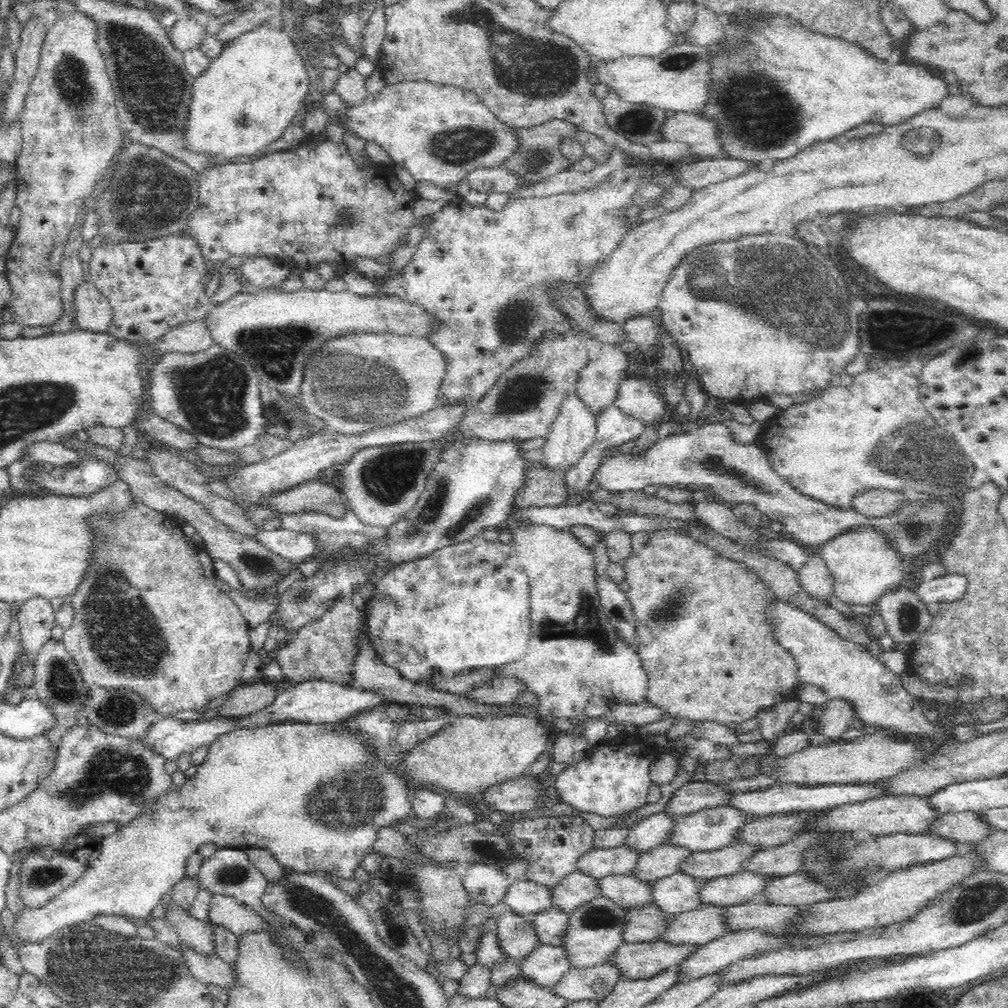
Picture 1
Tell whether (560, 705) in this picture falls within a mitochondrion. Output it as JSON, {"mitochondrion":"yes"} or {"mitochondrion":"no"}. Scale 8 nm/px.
{"mitochondrion":"no"}

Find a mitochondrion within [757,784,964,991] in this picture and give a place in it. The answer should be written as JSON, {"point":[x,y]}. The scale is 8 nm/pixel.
{"point":[835,861]}

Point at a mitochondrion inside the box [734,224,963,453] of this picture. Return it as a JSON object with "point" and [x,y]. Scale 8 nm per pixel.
{"point":[895,333]}

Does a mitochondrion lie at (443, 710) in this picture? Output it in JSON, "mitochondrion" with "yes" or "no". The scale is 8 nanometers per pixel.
{"mitochondrion":"no"}

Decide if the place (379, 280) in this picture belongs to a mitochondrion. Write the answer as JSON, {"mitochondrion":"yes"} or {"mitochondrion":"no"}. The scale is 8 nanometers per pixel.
{"mitochondrion":"no"}

